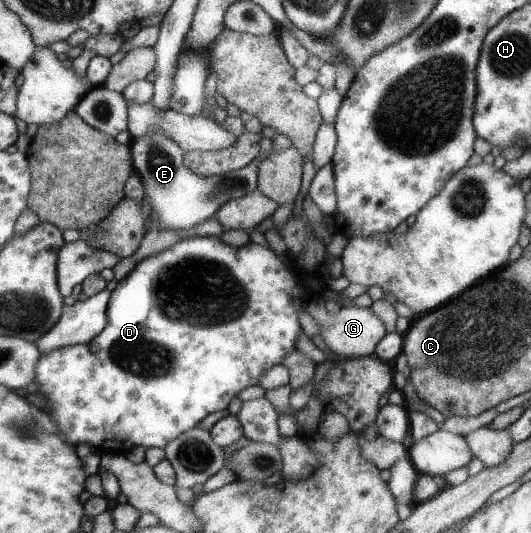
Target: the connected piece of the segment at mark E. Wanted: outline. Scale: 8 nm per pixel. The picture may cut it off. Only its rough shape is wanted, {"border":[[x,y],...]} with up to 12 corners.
{"border":[[161,131],[132,139],[134,171],[165,228],[192,228],[258,185],[268,153],[220,176],[192,172]]}

